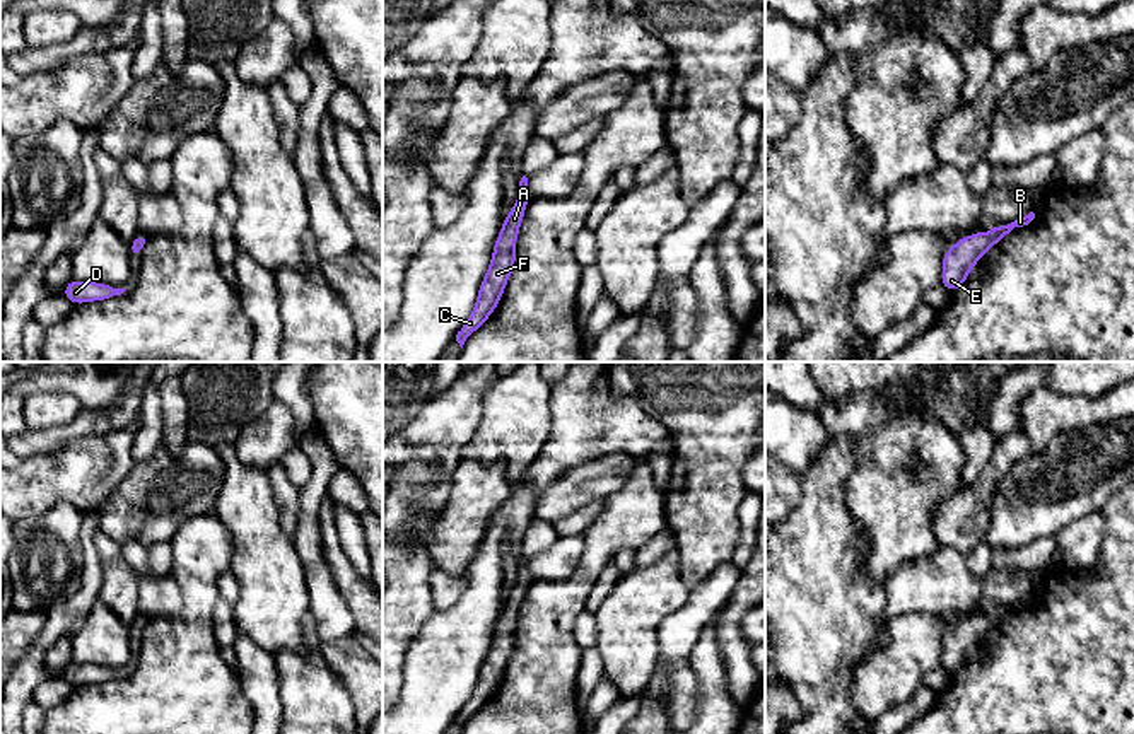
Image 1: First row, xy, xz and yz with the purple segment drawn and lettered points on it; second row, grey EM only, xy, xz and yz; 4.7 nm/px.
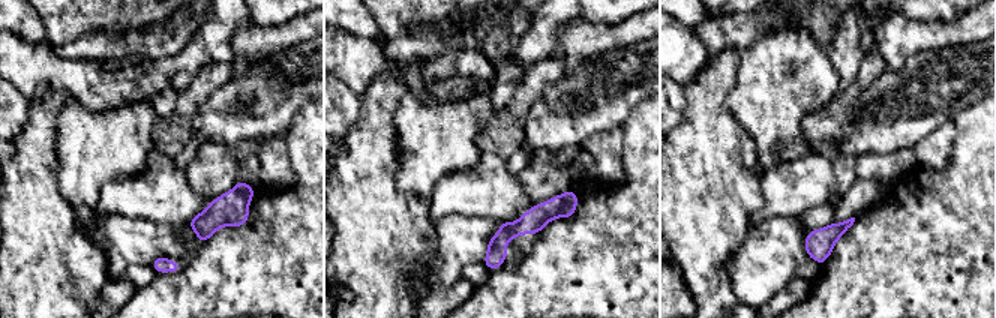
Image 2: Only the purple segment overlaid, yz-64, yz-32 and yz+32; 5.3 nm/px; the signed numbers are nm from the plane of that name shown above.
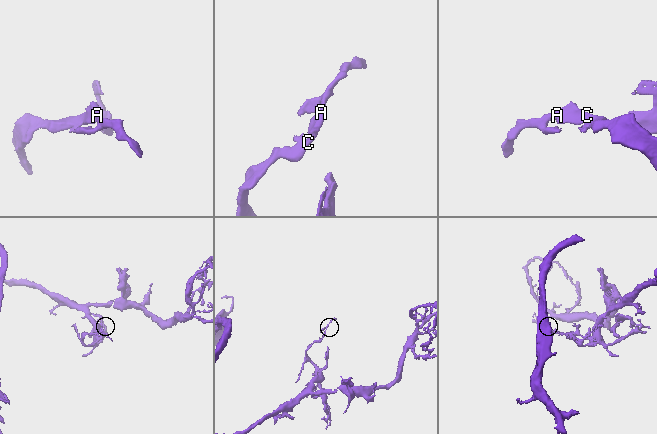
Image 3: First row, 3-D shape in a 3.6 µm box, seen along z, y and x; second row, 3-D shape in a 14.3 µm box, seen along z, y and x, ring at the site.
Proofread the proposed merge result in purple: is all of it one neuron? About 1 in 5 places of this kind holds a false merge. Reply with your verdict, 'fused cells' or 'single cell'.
single cell

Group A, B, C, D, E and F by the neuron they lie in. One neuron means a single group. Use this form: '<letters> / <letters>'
A B C D E F

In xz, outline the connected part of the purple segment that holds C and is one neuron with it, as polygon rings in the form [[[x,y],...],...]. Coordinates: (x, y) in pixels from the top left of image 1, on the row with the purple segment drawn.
[[[523,176],[519,181],[517,201],[512,205],[507,217],[504,218],[502,229],[492,251],[490,266],[478,288],[473,312],[468,316],[456,335],[456,341],[461,348],[470,335],[475,333],[490,317],[504,295],[504,288],[516,263],[516,241],[519,236],[519,227],[526,212],[526,205],[531,200],[533,198],[529,193],[528,178]]]

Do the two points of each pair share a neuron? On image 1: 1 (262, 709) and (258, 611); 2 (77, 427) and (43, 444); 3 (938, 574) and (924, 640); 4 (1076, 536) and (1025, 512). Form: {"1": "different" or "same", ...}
{"1": "different", "2": "same", "3": "different", "4": "different"}

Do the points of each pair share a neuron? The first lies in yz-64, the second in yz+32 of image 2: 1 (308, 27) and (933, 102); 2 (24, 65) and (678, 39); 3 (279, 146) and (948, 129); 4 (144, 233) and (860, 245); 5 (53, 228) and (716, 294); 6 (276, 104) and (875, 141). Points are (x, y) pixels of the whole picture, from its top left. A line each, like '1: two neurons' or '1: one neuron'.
1: two neurons
2: one neuron
3: one neuron
4: two neurons
5: one neuron
6: one neuron

